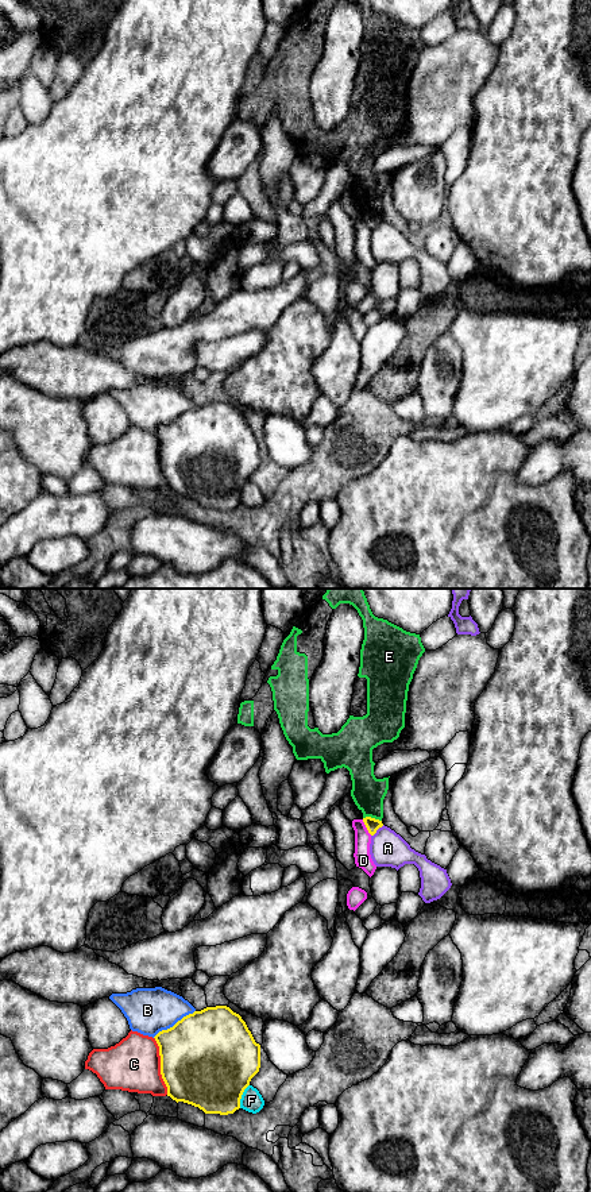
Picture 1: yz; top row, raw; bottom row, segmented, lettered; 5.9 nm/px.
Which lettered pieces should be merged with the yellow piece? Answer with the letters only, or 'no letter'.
no letter

